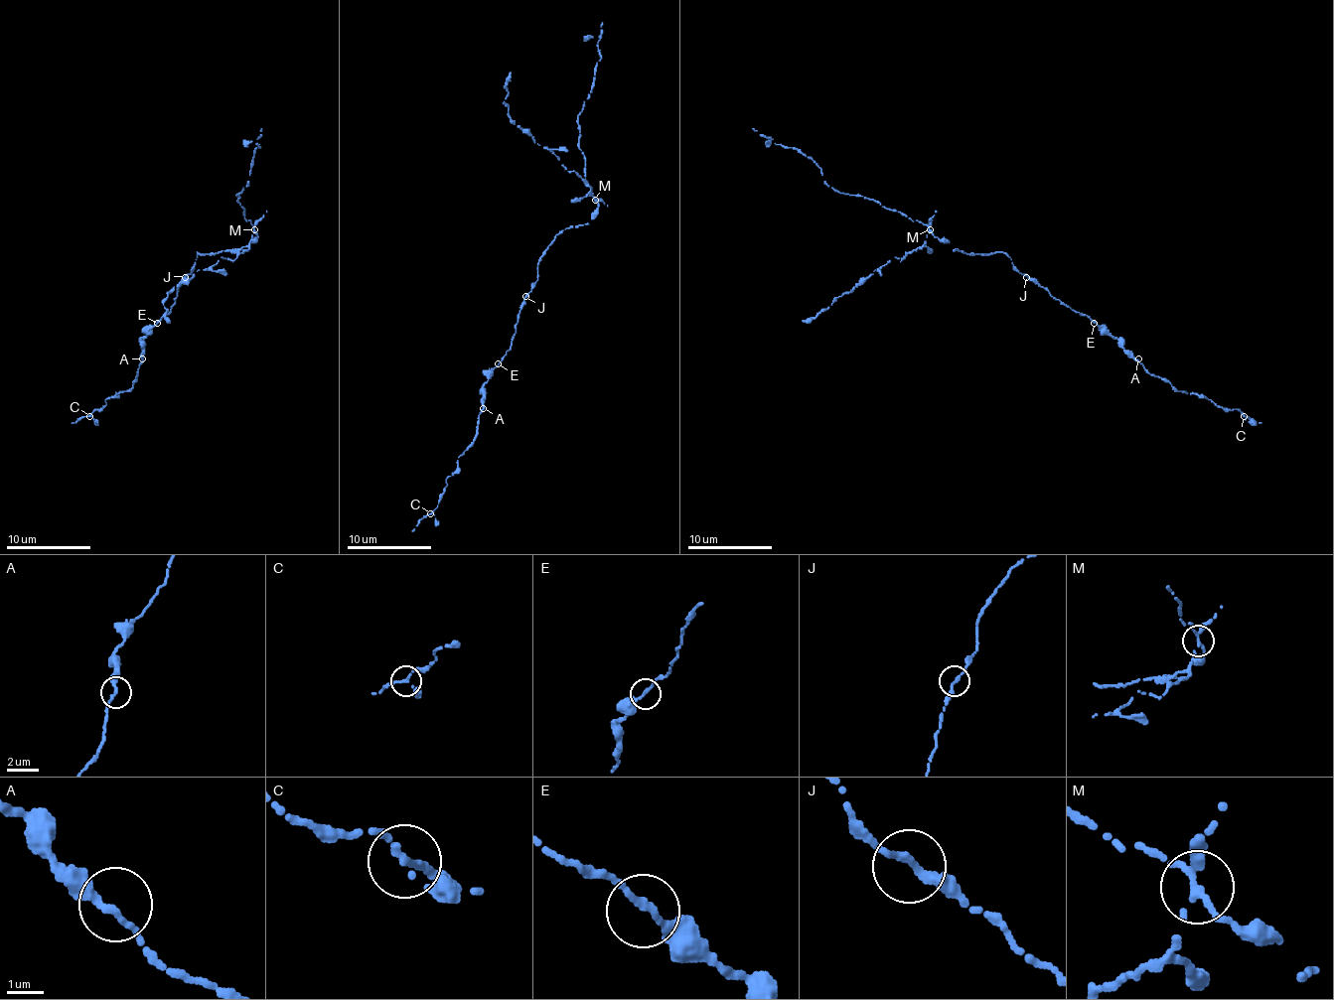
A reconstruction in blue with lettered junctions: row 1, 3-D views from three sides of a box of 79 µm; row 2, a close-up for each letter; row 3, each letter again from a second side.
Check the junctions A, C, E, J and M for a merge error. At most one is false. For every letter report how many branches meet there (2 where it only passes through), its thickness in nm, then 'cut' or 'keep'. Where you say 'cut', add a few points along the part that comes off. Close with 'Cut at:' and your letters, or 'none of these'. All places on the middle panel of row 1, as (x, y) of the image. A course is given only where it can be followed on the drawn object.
A: 2 | 240 nm | keep
C: 3 | 160 nm | keep
E: 2 | 170 nm | keep
J: 2 | 220 nm | keep
M: 3 | 200 nm | cut | (595, 199), (589, 187), (574, 172), (567, 172), (559, 159), (511, 119), (505, 102), (511, 72)
Cut at: M

